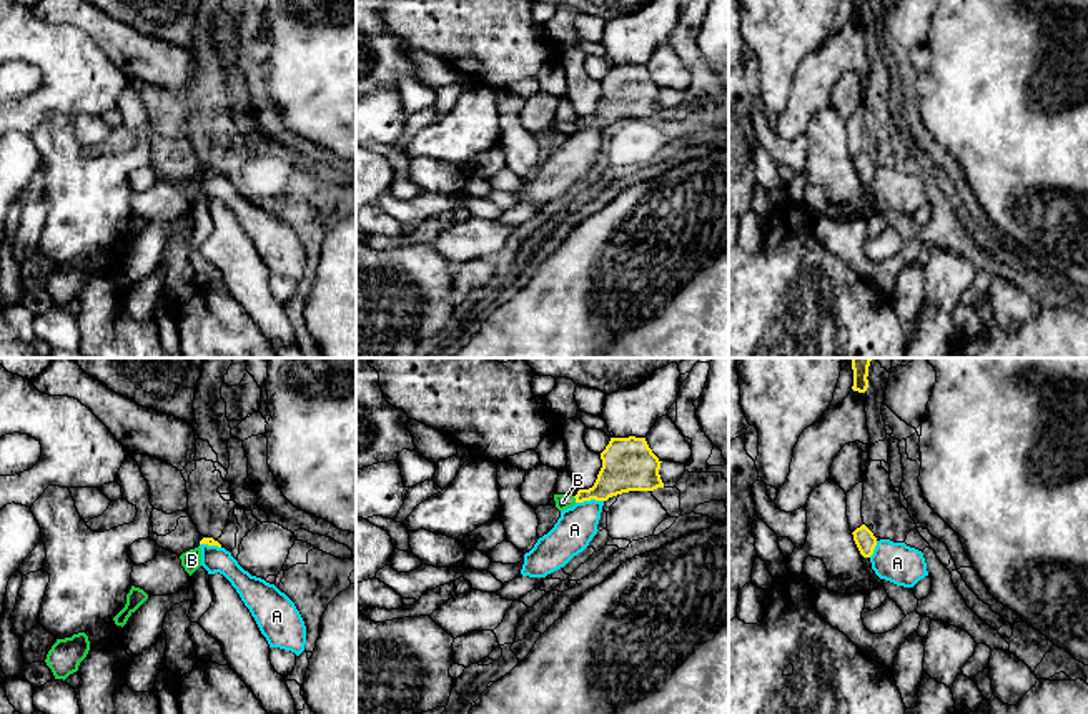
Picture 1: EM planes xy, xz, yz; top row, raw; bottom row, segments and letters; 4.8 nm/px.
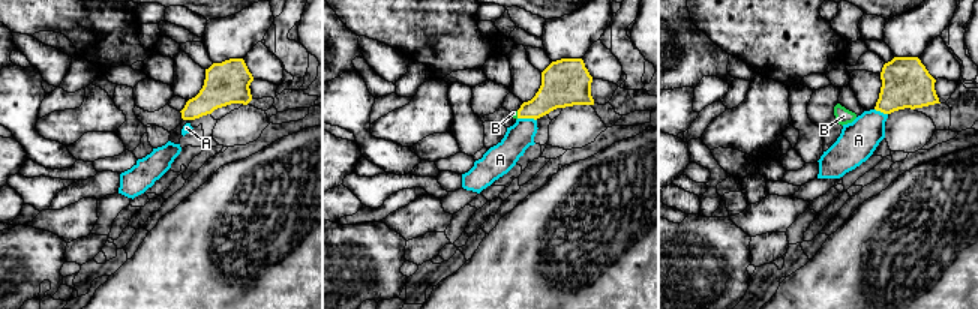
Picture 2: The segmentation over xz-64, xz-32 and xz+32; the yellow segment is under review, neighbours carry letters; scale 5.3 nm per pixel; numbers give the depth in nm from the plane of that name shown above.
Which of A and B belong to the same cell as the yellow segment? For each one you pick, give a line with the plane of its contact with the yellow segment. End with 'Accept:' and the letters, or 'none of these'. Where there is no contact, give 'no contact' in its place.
B: xz
Accept: B

